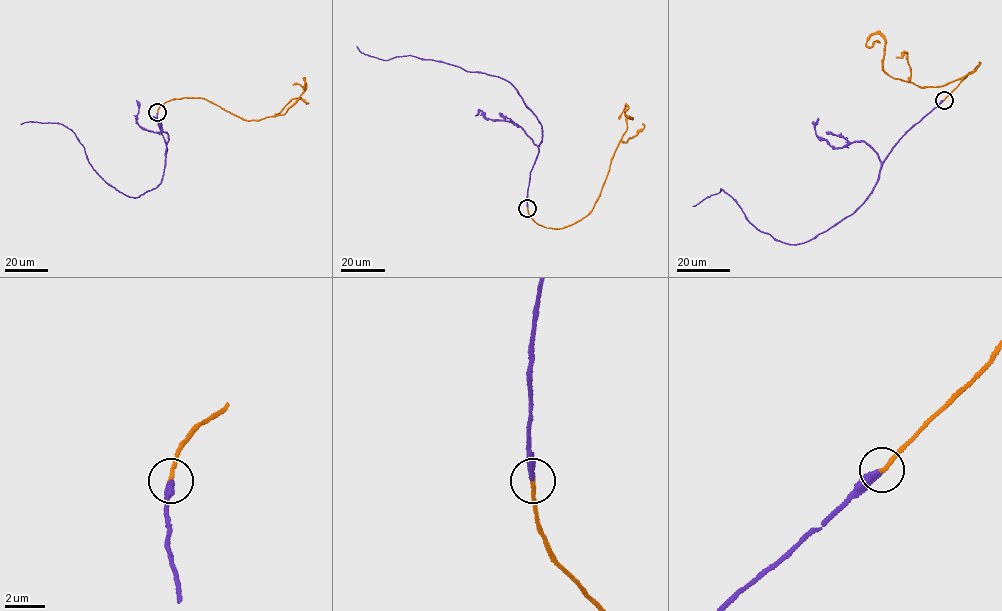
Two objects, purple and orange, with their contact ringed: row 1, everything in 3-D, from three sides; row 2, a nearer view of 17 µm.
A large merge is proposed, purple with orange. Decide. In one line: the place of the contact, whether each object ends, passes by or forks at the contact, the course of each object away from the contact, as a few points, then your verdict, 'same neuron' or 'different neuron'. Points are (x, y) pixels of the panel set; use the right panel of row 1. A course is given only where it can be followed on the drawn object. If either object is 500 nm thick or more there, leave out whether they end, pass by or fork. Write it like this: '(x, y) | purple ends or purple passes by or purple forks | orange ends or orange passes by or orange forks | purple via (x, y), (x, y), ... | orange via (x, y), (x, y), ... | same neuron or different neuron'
(944, 100) | purple ends | orange ends | purple via (943, 99), (892, 148), (867, 199), (849, 216), (804, 242), (786, 244), (758, 230), (721, 189), (693, 206) | orange via (943, 99), (980, 62), (959, 78), (921, 87), (886, 74), (884, 38), (874, 33), (865, 45), (880, 42) | same neuron

